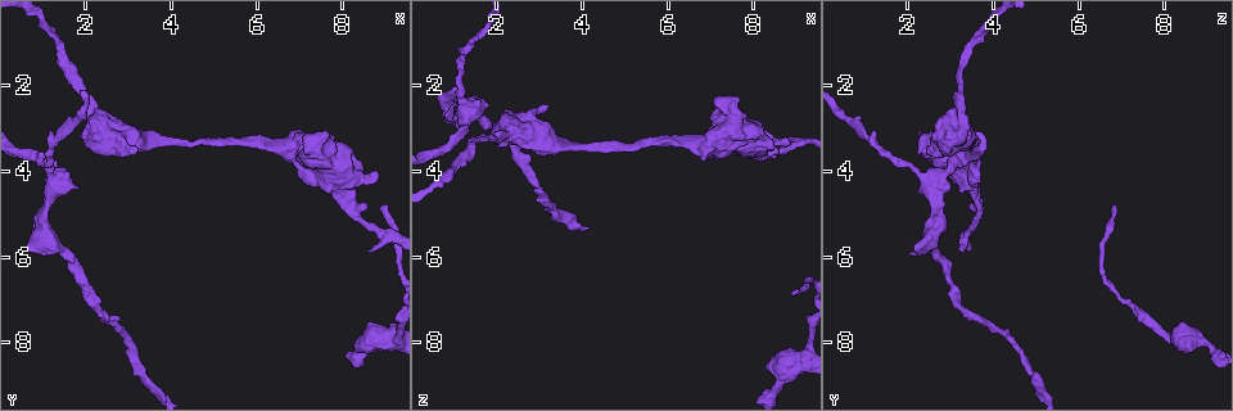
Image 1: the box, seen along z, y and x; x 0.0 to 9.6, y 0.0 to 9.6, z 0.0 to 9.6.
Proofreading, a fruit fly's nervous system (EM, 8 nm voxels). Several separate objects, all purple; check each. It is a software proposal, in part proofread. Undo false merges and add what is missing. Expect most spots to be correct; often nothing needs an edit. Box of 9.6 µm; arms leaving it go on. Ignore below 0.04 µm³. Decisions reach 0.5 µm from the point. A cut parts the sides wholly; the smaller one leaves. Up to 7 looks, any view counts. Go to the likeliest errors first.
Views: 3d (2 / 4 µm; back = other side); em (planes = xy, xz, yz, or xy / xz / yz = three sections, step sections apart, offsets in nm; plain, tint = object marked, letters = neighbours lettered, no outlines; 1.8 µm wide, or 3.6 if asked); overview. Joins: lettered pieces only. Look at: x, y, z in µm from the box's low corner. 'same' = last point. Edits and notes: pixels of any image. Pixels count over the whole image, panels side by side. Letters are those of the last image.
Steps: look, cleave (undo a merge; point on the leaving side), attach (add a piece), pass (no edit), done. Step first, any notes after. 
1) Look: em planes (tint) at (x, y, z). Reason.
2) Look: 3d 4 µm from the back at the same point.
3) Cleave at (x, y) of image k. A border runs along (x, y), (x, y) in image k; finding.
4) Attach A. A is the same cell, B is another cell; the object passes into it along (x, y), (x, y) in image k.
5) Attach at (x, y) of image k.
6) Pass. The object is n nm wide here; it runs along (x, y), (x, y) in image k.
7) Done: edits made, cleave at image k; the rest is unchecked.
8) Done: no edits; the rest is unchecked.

Look: em planes (letters) at (9.00, 4.75, 6.80). Free end.

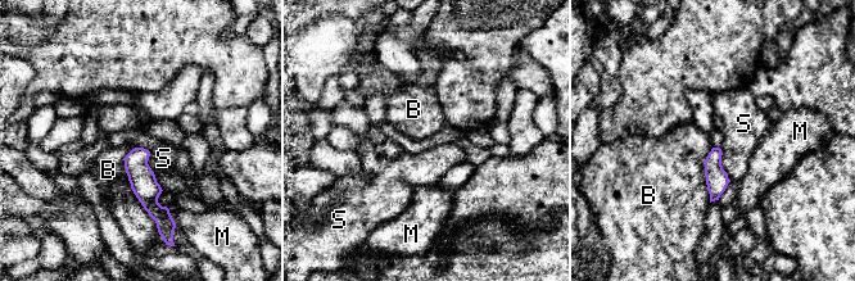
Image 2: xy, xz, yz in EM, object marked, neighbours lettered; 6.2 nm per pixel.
Pass. The object is 110 nm wide here; B, M and S are other cells; a border runs along (713, 148), (705, 159), (709, 202) in image 2; no lettered piece goes on from it.

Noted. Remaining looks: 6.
Look: 3d 2 µm at (0.75, 5.90, 2.20). Free end.

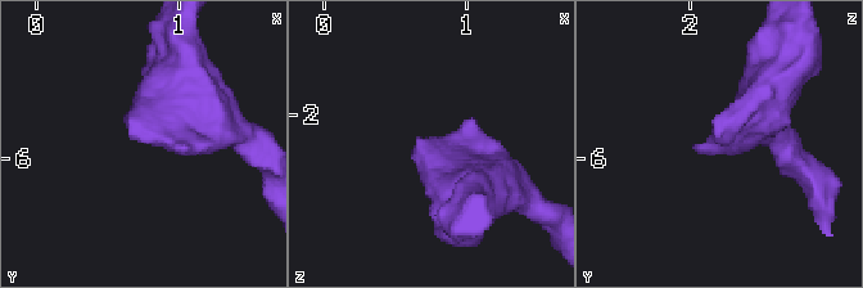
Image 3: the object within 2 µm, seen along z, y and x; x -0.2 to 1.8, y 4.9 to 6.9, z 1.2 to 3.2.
Look: em yz step 4 (letters) at (0.68, 5.88, 2.18). Shape alone is not enough.

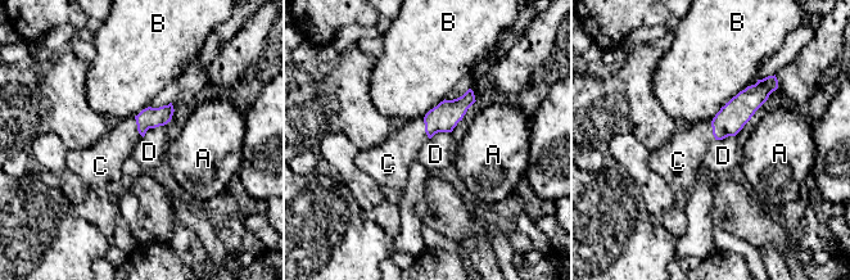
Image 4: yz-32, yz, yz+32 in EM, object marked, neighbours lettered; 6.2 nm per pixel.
Look: em planes (letters) at the same point. Cut it another way.

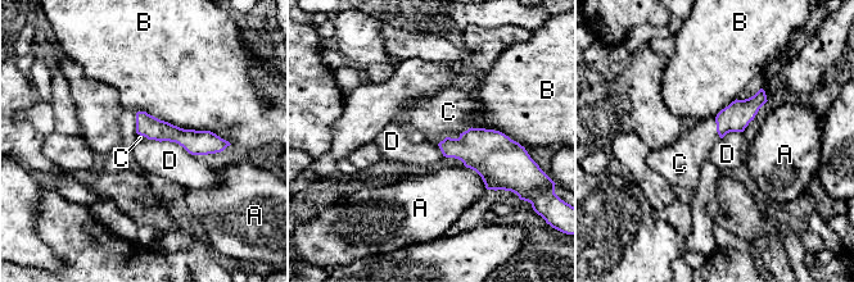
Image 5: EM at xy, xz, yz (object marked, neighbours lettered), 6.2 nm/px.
Attach C. C is the same cell, A, B and D are other cells; the object passes into it along (736, 117), (717, 128), (687, 154) in image 5; the cell continues.

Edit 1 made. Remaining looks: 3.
Look: em planes (letters) at (8.65, 5.90, 3.35). Tapers out.

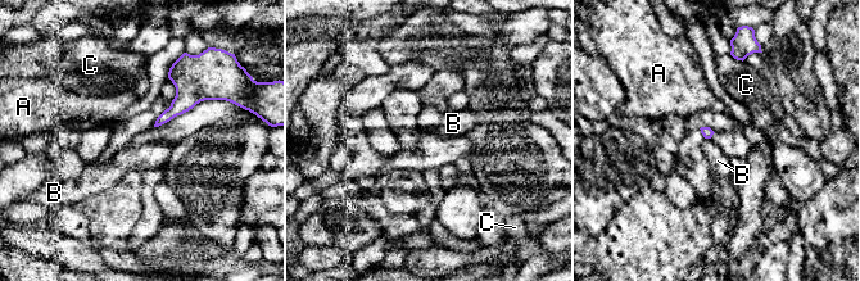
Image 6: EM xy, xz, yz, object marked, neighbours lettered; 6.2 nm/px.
Pass. A, B and C are other cells; a border runs along (705, 137), (710, 139) in image 6; no lettered piece goes on from it.

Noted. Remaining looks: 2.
Done: edits made, attach at image 5; the rest is unchecked.

